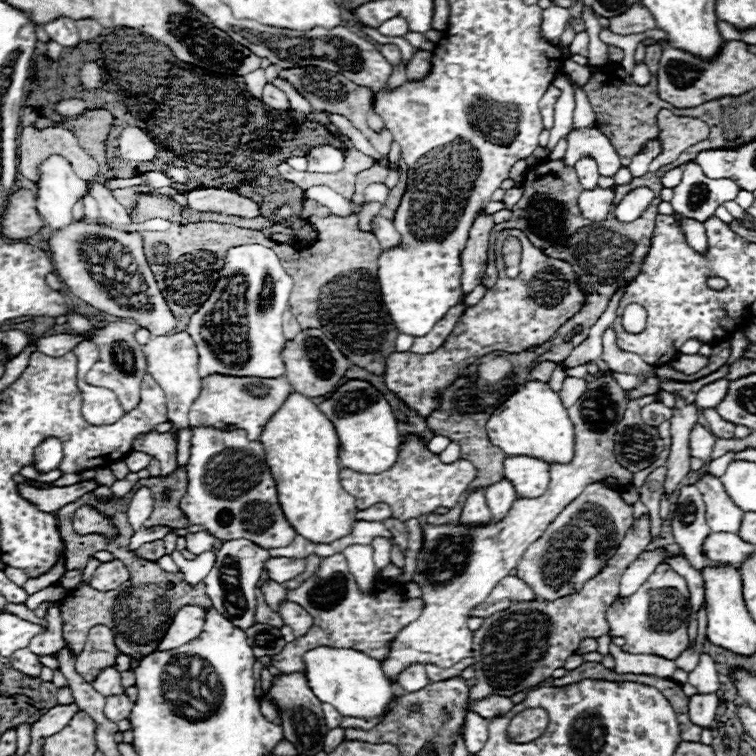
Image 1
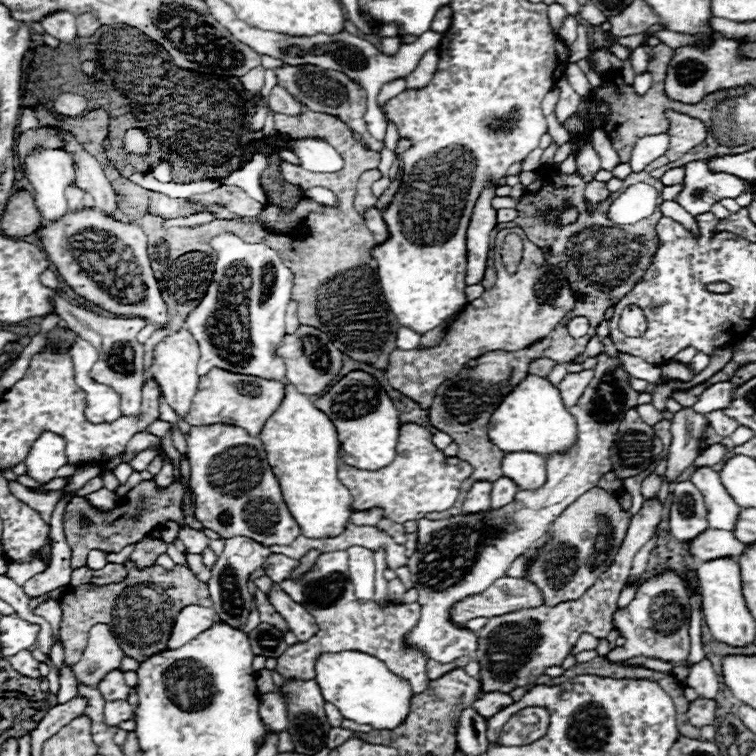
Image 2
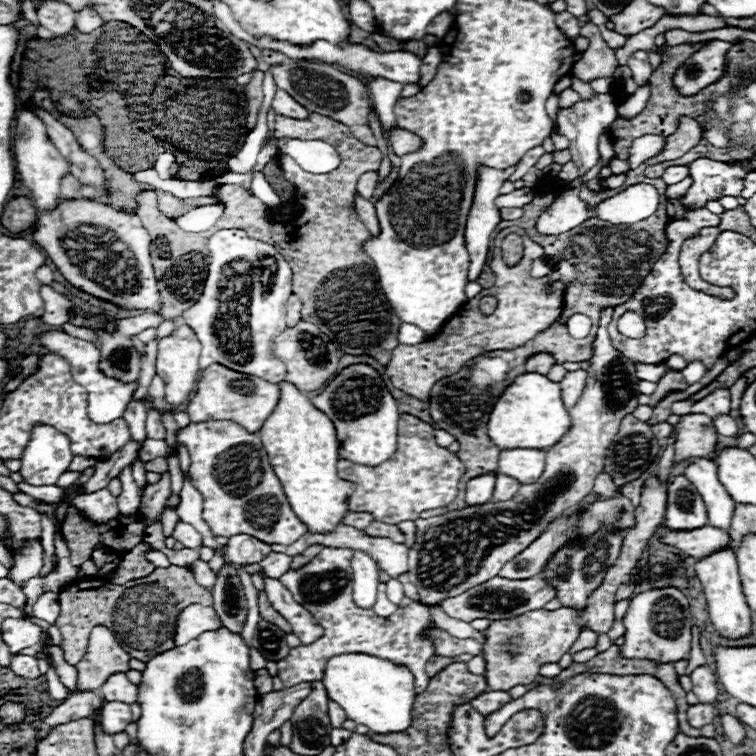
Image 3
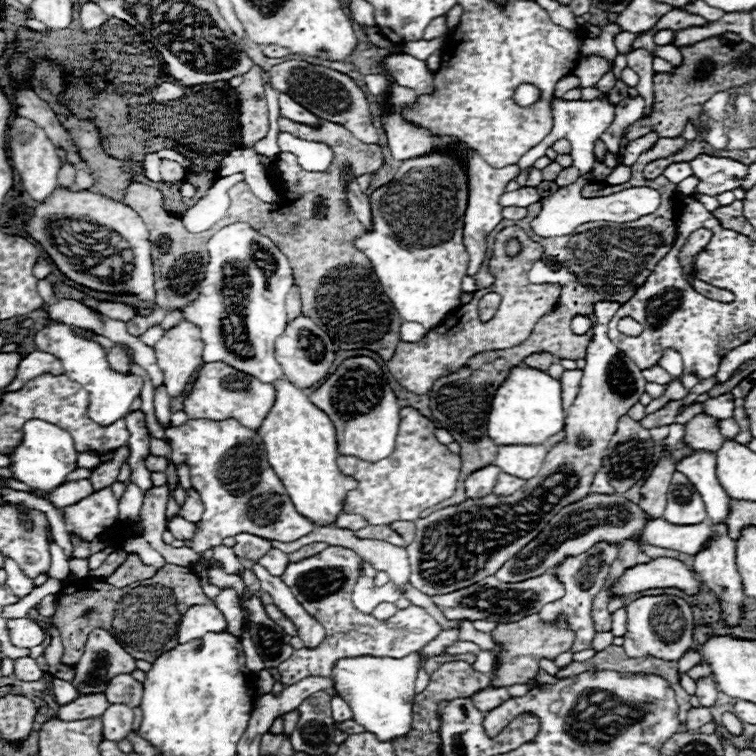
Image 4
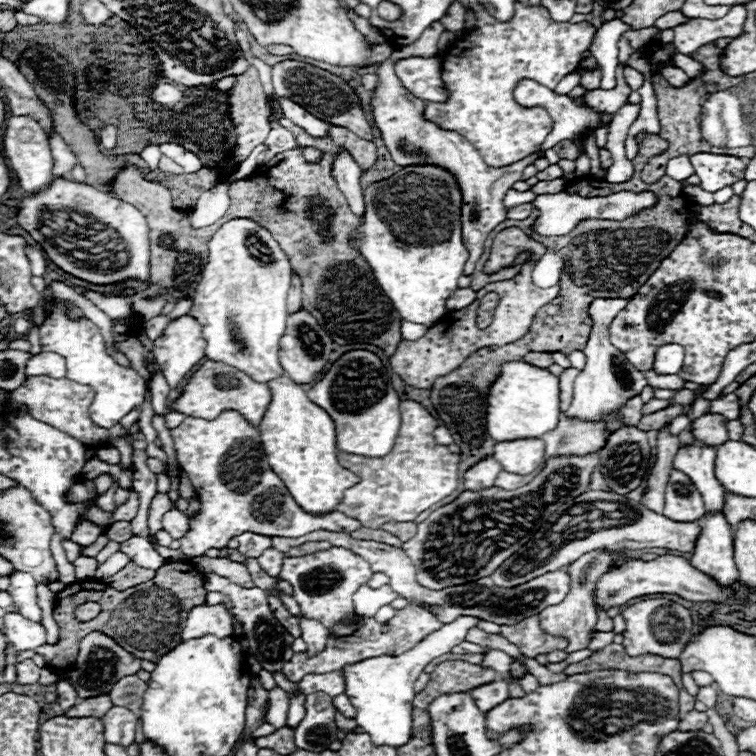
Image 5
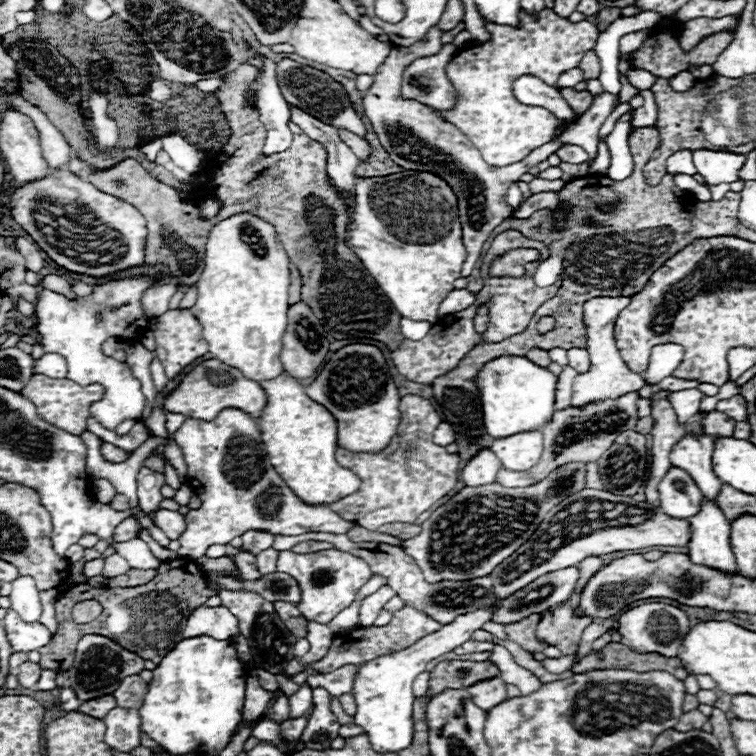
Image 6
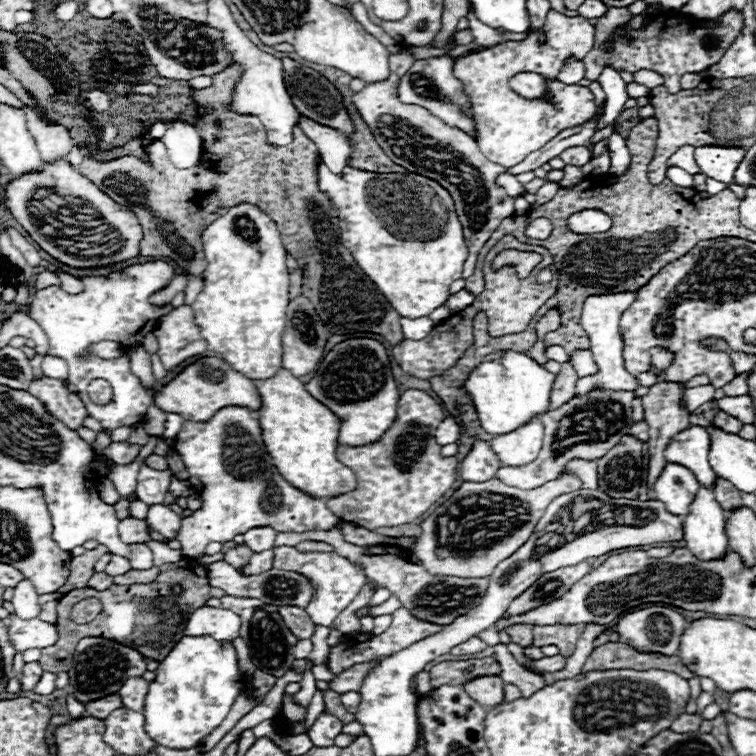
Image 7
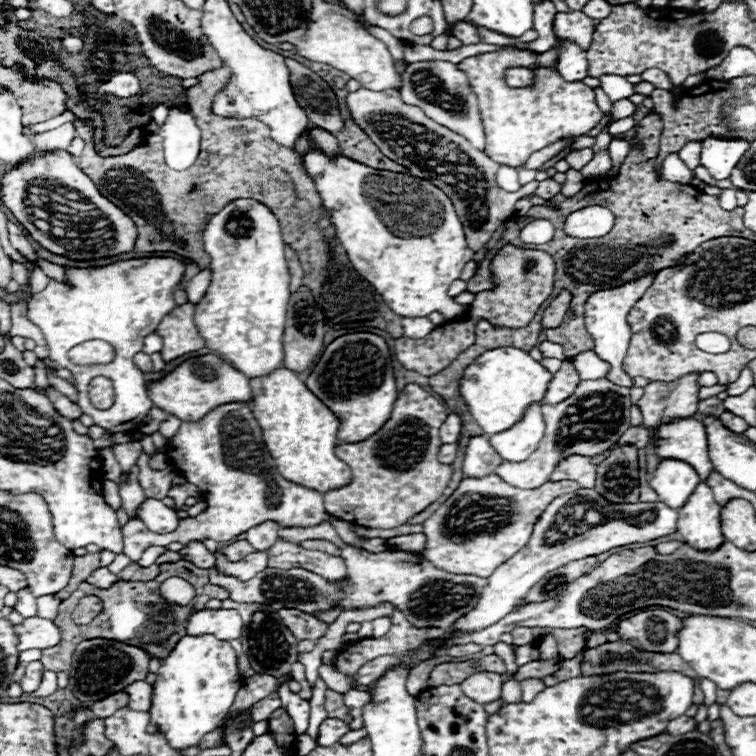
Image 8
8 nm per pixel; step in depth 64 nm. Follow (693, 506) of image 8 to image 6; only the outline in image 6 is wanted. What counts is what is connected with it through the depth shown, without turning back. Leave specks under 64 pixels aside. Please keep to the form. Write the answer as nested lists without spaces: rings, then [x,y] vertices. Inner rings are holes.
[[[702,498],[700,512],[688,520],[688,554],[696,564],[706,564],[722,572],[736,572],[730,546],[730,522],[714,500]]]

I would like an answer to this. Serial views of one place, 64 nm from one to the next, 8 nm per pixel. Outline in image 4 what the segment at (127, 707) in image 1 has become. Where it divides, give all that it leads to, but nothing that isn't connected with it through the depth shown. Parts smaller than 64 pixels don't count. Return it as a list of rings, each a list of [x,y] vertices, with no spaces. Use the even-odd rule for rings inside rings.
[[[112,704],[100,718],[102,718],[106,740],[118,742],[118,740],[128,738],[128,734],[132,732],[134,712],[130,708],[126,708],[124,704]]]

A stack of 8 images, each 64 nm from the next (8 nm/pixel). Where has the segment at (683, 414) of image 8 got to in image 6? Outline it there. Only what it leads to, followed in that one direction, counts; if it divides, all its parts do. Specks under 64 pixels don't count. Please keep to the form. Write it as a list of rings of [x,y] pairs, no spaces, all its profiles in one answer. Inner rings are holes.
[[[656,390],[650,396],[650,400],[652,400],[650,416],[654,418],[654,426],[650,430],[650,434],[652,434],[652,468],[650,468],[650,476],[648,476],[648,484],[646,484],[646,502],[654,504],[654,506],[660,506],[658,482],[672,466],[668,460],[670,448],[686,432],[686,426],[678,422],[678,416],[668,400],[668,394],[670,394],[670,390]]]

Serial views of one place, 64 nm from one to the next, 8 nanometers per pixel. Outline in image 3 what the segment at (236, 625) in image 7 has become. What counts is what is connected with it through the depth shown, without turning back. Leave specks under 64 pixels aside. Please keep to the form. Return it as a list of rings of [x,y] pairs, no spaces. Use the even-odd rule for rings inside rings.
[[[192,604],[178,616],[174,642],[176,642],[176,646],[184,646],[186,642],[198,638],[202,632],[216,630],[216,628],[222,628],[222,622],[220,622],[216,610],[212,606]]]

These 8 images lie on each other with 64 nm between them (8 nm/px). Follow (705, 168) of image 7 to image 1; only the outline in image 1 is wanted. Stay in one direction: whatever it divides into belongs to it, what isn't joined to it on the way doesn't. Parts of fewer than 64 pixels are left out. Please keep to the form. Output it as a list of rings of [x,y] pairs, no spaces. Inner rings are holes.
[[[688,162],[684,166],[682,182],[674,188],[674,198],[670,202],[678,214],[704,222],[720,204],[734,200],[738,192],[740,188],[734,180],[708,178],[698,164]]]

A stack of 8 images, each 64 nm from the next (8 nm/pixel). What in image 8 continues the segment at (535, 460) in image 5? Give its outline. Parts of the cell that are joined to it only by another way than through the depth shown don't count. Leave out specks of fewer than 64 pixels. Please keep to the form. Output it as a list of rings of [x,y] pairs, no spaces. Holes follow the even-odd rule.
[[[530,404],[524,416],[512,428],[490,436],[490,444],[502,456],[502,460],[526,460],[526,456],[534,452],[544,436],[544,418],[540,408],[542,404]]]

